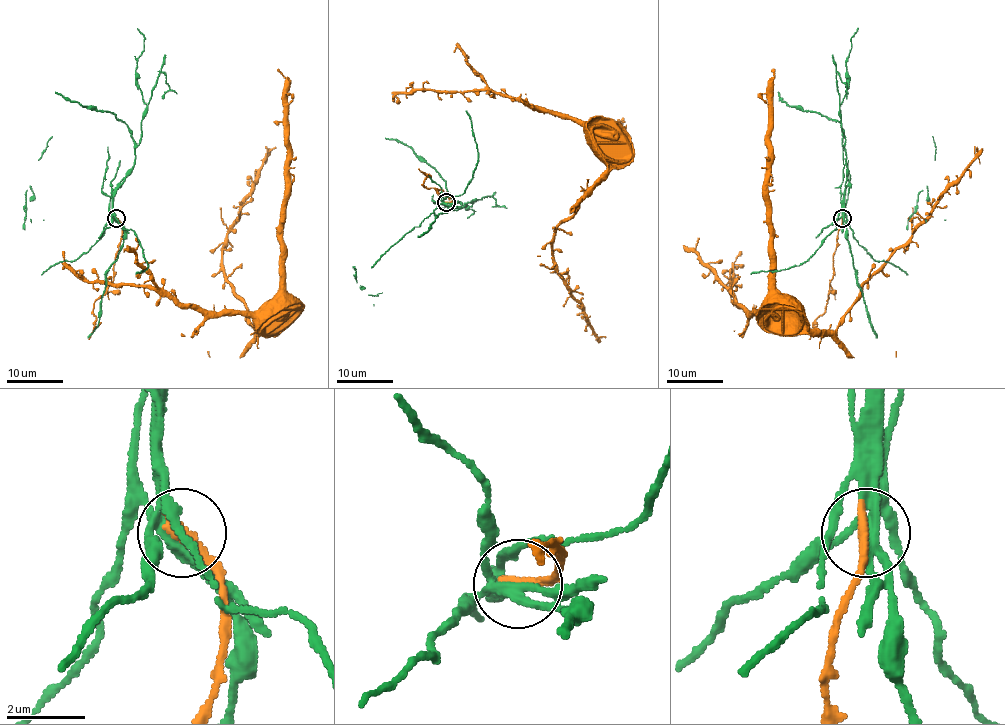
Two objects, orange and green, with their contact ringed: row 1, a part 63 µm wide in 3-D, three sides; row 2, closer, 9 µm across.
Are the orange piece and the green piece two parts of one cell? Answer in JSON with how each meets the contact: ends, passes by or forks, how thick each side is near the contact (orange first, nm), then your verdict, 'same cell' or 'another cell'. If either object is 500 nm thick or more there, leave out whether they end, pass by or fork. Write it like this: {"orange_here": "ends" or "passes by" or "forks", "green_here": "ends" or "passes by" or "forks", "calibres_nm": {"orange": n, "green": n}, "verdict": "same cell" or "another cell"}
{"orange_here": "ends", "green_here": "forks", "calibres_nm": {"orange": 280, "green": 240}, "verdict": "another cell"}

